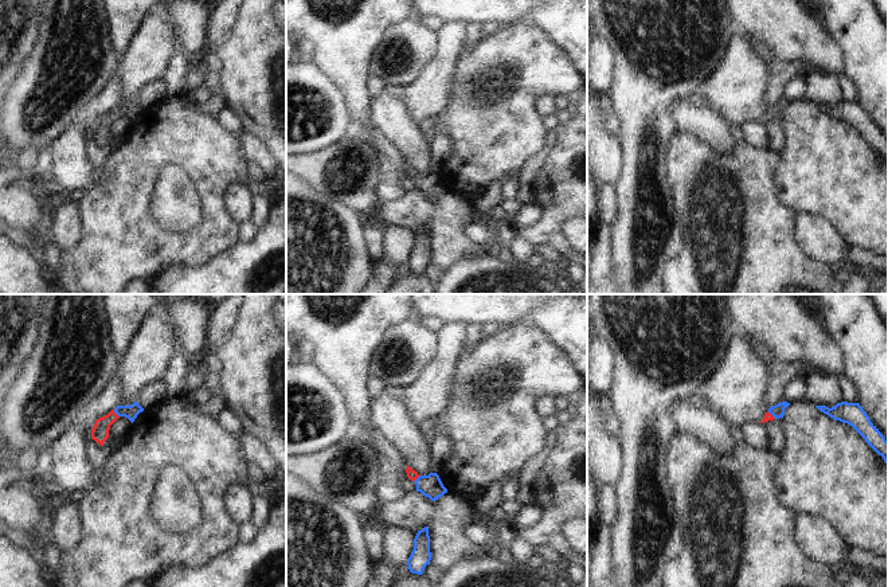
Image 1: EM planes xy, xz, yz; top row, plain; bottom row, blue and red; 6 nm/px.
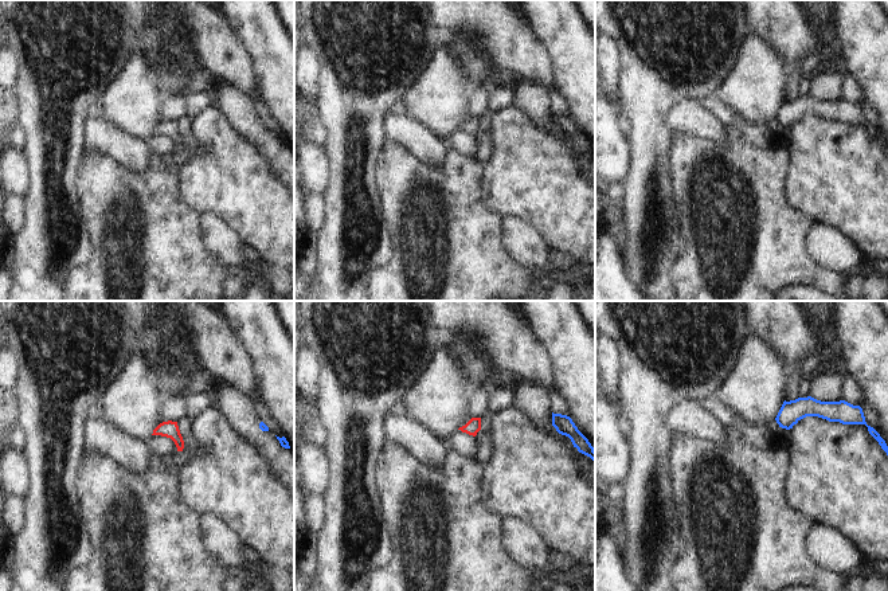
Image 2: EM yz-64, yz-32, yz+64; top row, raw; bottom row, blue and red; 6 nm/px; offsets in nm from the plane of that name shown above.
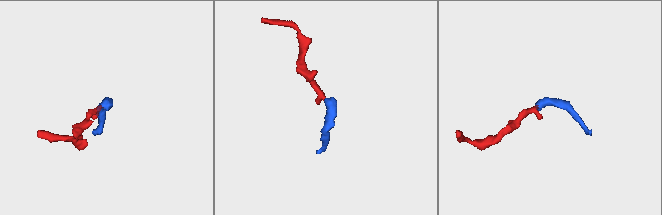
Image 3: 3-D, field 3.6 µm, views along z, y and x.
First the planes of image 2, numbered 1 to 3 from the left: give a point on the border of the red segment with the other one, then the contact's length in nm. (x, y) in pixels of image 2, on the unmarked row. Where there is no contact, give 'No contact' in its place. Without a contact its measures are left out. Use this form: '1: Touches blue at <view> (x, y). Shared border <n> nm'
1: No contact
2: No contact
3: No contact.

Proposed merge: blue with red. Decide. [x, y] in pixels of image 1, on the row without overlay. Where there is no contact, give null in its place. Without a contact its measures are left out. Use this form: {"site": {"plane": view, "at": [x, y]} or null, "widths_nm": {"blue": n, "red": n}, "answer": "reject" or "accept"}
{"site": {"plane": "xy", "at": [116, 112]}, "widths_nm": {"blue": 80, "red": 110}, "answer": "accept"}

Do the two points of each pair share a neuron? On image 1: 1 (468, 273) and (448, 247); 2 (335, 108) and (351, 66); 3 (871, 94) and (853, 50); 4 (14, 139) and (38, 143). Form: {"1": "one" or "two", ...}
{"1": "two", "2": "two", "3": "one", "4": "one"}

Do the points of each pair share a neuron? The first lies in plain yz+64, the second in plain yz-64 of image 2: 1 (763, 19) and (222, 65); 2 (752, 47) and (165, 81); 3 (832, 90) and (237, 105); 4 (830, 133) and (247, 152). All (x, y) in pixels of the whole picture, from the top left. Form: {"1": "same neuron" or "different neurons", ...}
{"1": "same neuron", "2": "different neurons", "3": "same neuron", "4": "same neuron"}

